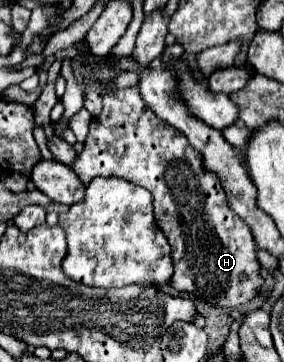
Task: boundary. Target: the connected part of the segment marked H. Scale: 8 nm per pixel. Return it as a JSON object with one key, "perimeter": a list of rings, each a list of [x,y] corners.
{"perimeter":[[[137,87],[111,89],[103,97],[103,111],[91,119],[85,147],[77,155],[77,161],[73,161],[71,169],[77,173],[83,185],[89,185],[93,177],[105,175],[105,177],[121,177],[149,189],[153,197],[153,217],[157,219],[157,227],[165,233],[171,245],[173,277],[169,283],[173,289],[185,291],[217,307],[237,307],[241,303],[247,303],[261,289],[263,273],[255,255],[257,245],[253,241],[249,225],[245,225],[245,221],[241,221],[241,217],[237,217],[229,209],[221,181],[215,173],[203,167],[201,153],[189,145],[189,141],[181,131],[161,121],[145,105]]]}

